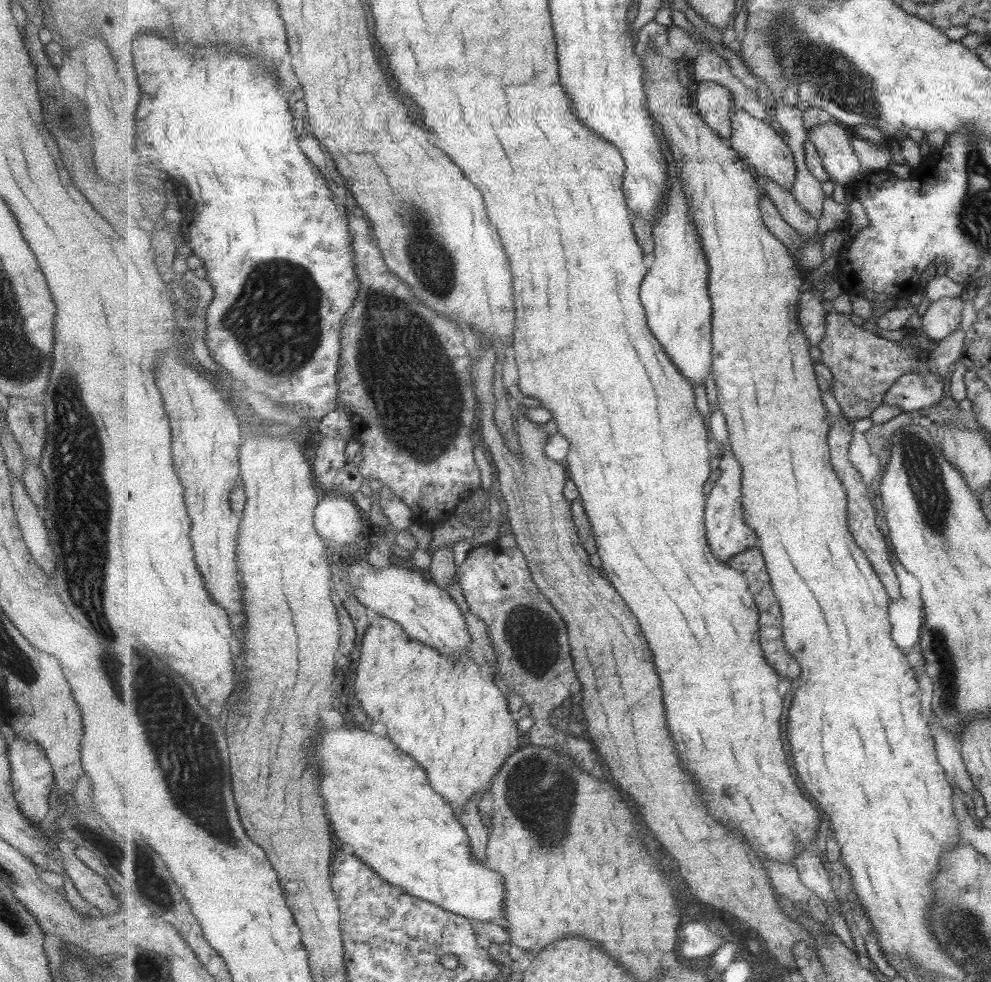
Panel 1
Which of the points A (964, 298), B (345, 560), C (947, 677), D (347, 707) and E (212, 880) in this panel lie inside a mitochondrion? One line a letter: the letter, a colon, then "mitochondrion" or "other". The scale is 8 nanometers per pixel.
A: other
B: other
C: mitochondrion
D: other
E: other

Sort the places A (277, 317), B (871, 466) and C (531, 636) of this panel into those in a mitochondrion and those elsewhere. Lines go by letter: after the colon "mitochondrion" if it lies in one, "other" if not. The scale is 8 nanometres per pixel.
A: mitochondrion
B: other
C: mitochondrion

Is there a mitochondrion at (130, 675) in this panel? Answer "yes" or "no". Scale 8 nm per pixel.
yes

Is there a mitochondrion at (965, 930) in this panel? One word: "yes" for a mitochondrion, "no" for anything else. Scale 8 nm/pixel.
yes

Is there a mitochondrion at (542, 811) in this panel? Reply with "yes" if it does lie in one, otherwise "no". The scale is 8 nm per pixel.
yes

